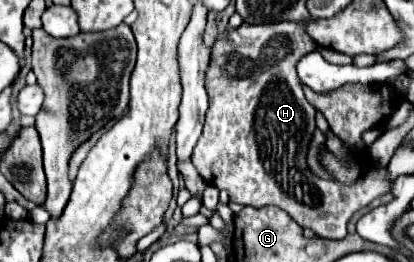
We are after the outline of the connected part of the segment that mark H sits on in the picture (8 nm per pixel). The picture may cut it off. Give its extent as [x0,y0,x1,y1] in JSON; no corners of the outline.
[192,24,390,240]

